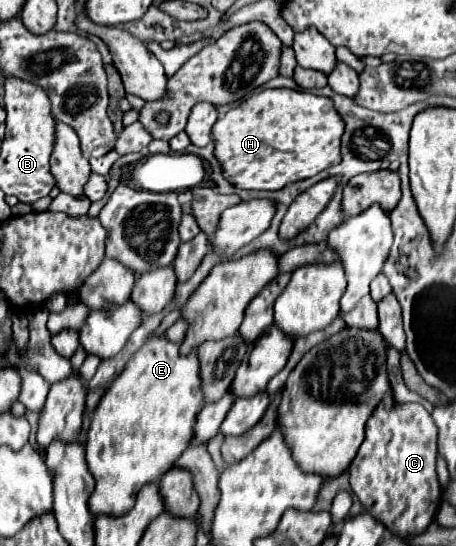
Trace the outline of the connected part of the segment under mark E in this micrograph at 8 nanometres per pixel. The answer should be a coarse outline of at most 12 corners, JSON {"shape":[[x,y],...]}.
{"shape":[[148,339],[88,429],[94,515],[122,515],[192,439],[198,357]]}

